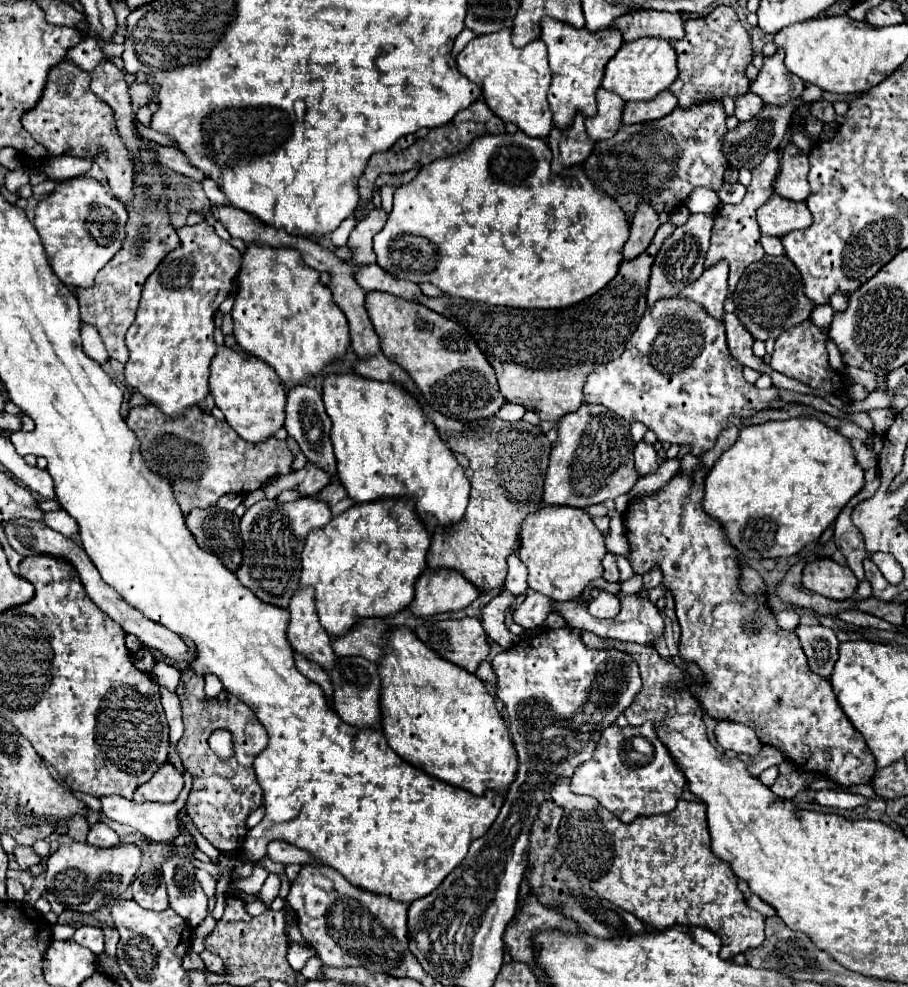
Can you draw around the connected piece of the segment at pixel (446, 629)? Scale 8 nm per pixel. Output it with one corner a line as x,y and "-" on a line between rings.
464,617
464,619
448,619
448,621
436,621
436,623
422,623
416,627
416,635
420,637
420,641
424,641
432,651
436,651
442,659
474,673
480,665
480,661
484,661
488,657
488,641
486,641
486,633
480,625
478,619
474,617

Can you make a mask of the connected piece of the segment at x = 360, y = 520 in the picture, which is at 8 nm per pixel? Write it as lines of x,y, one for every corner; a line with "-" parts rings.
380,499
368,505
352,505
352,509
334,517
328,525
312,529
302,553
302,587
316,591
320,625
330,635
344,635
360,617
386,617
406,609
414,599
414,583
426,569
426,553
430,533
420,517
416,517
412,499

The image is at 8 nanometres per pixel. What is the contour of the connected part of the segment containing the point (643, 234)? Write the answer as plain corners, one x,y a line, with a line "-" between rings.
640,201
636,207
636,213
632,217
630,239
624,245
624,259
632,259
632,257
638,257
640,253
644,253
644,249
648,249
658,225
660,225
658,213
652,209
652,205
648,201

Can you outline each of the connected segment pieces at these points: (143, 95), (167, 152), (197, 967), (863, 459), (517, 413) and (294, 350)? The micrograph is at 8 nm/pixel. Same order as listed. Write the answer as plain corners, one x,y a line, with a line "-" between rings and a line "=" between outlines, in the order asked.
134,81
128,87
130,99
132,99
132,113
136,113
140,107
146,107
154,99
154,89
148,83
138,83
=
152,143
152,147
156,149
156,153
160,153
160,165
162,167
168,167
168,169
184,175
184,177
190,177
196,183
202,183
206,179
206,175
200,169
196,169
194,165
190,165
188,157
182,151
178,151
176,147
162,147
156,143
=
192,949
184,955
182,965
184,965
184,969
186,969
186,971
202,971
202,969
204,969
204,963
202,963
200,955
198,955
198,953
194,953
=
852,439
852,447
854,447
854,451
856,451
858,463
860,463
864,469
874,469
874,467
876,467
876,457
874,457
874,451
870,449
870,445
866,445
866,443
860,441
860,439
=
504,403
502,409
500,409
500,413
496,413
496,415
500,415
502,421
518,421
518,419
524,417
524,413
526,413
526,409
524,409
522,405
516,405
516,403
=
268,245
246,247
246,251
242,253
238,273
238,293
234,297
232,319
234,319
234,337
238,345
246,353
266,361
278,373
278,377
282,377
286,389
298,385
300,381
304,383
308,377
318,373
326,363
334,361
338,355
344,355
350,345
346,315
334,303
330,289
320,283
320,273
304,265
300,251
290,247
278,247
278,249

